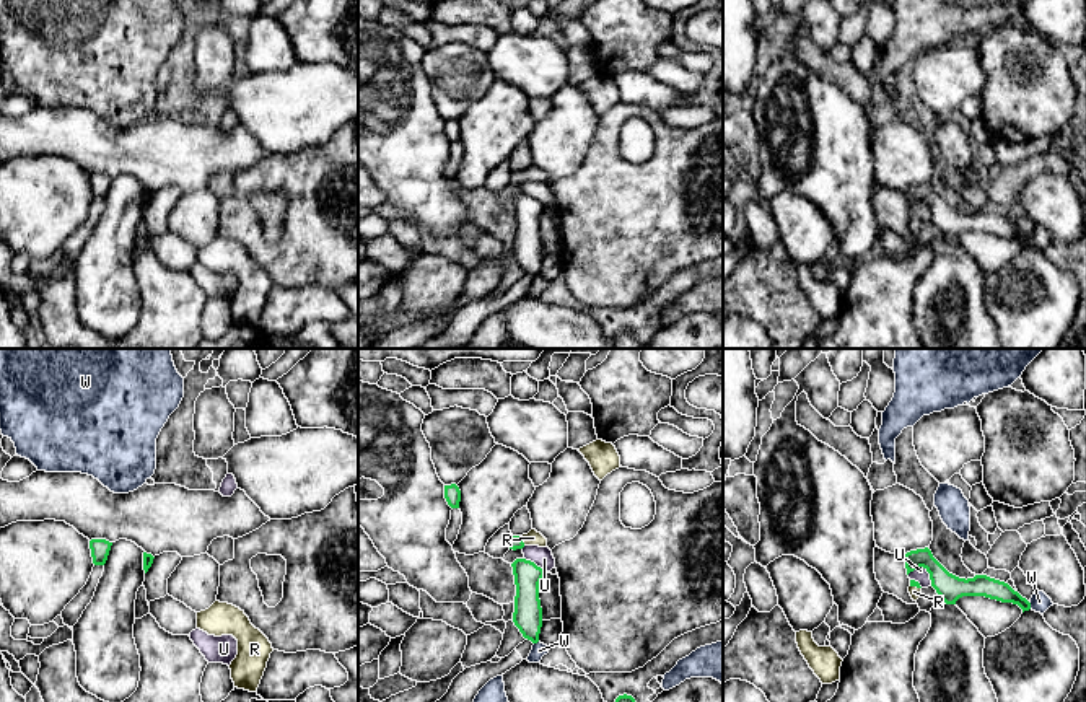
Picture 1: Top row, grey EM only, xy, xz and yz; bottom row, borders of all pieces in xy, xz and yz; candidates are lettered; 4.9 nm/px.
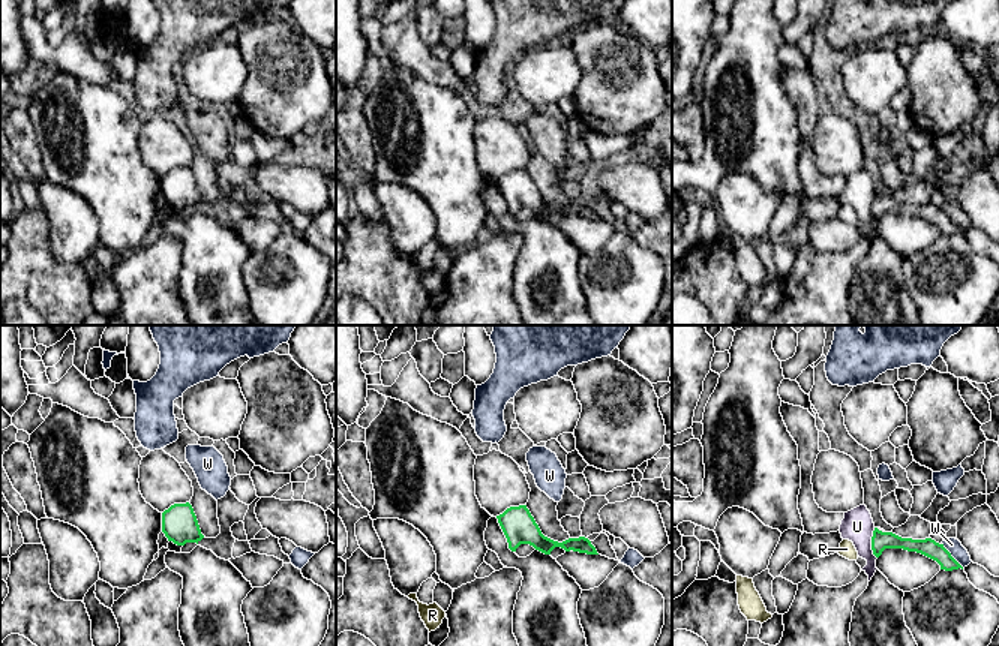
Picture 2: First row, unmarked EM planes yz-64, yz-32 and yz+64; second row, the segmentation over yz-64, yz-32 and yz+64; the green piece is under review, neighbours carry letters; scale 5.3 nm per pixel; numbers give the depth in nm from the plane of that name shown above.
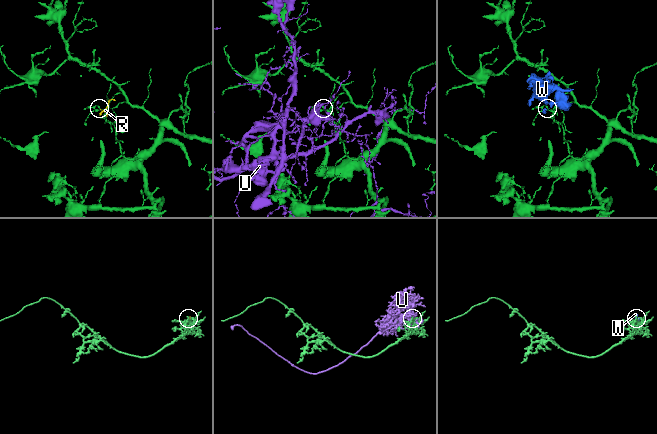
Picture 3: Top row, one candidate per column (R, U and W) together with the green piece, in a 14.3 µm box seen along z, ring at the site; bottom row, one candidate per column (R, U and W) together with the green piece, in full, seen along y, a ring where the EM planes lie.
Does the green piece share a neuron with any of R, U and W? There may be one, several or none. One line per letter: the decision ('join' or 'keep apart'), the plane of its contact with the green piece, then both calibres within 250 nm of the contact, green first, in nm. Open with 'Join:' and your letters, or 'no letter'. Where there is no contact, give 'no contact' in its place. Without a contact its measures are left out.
Join: R
R: join; contact in xz; calibres 60 and 80 nm
U: keep apart; contact in yz; calibres 130 and 70 nm
W: keep apart; contact in yz; calibres 100 and 90 nm

